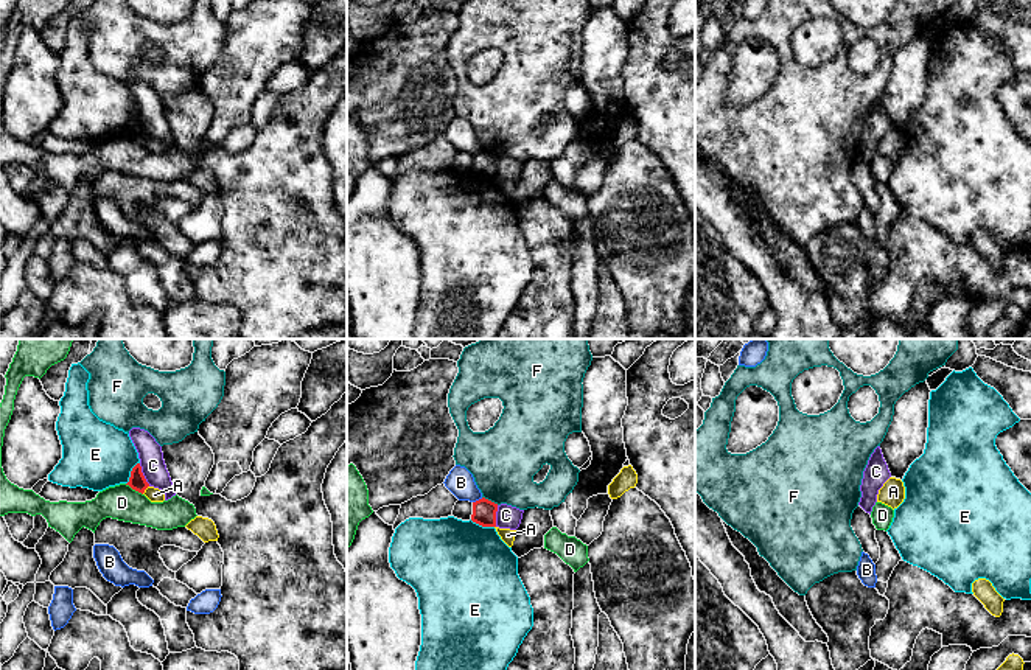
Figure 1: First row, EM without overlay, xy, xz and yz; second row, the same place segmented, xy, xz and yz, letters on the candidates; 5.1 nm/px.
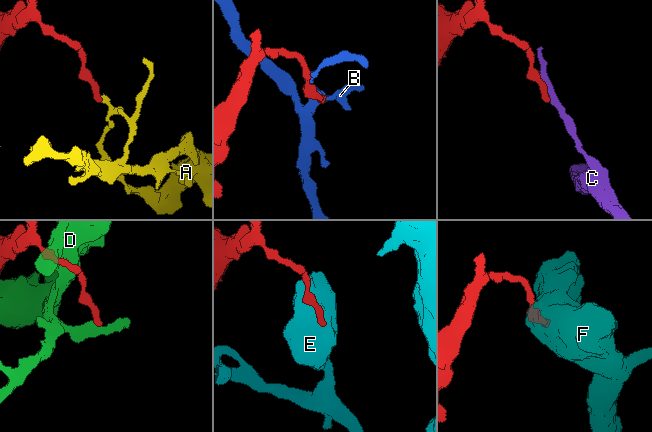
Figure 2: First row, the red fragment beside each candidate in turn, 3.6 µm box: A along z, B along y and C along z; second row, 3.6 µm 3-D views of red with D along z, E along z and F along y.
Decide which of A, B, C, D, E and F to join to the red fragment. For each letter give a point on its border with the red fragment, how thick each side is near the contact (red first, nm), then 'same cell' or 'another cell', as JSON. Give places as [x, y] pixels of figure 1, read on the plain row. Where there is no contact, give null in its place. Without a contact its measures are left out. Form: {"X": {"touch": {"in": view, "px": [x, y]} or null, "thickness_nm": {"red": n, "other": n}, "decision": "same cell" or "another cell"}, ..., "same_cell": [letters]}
{"A": {"touch": {"in": "xy", "px": [145, 140]}, "thickness_nm": {"red": 90, "other": 80}, "decision": "another cell"}, "B": {"touch": {"in": "xz", "px": [479, 151]}, "thickness_nm": {"red": 130, "other": 140}, "decision": "another cell"}, "C": {"touch": {"in": "xy", "px": [142, 126]}, "thickness_nm": {"red": 90, "other": 130}, "decision": "another cell"}, "D": {"touch": {"in": "xy", "px": [134, 140]}, "thickness_nm": {"red": 90, "other": 180}, "decision": "another cell"}, "E": {"touch": {"in": "xz", "px": [482, 177]}, "thickness_nm": {"red": 130, "other": 500}, "decision": "another cell"}, "F": {"touch": {"in": "xz", "px": [490, 153]}, "thickness_nm": {"red": 130, "other": 360}, "decision": "another cell"}, "same_cell": []}

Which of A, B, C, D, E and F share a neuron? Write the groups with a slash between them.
A / B / C / D / E / F

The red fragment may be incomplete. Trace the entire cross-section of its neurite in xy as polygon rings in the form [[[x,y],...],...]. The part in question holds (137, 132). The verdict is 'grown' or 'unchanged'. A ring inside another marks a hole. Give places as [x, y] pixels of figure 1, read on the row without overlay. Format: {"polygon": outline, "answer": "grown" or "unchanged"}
{"polygon": [[[137,115],[132,123],[131,123],[131,129],[129,134],[126,135],[129,137],[132,141],[138,143],[138,145],[145,145],[145,141],[149,138],[149,135],[146,134],[143,124],[142,124],[142,118],[140,115]]], "answer": "unchanged"}

